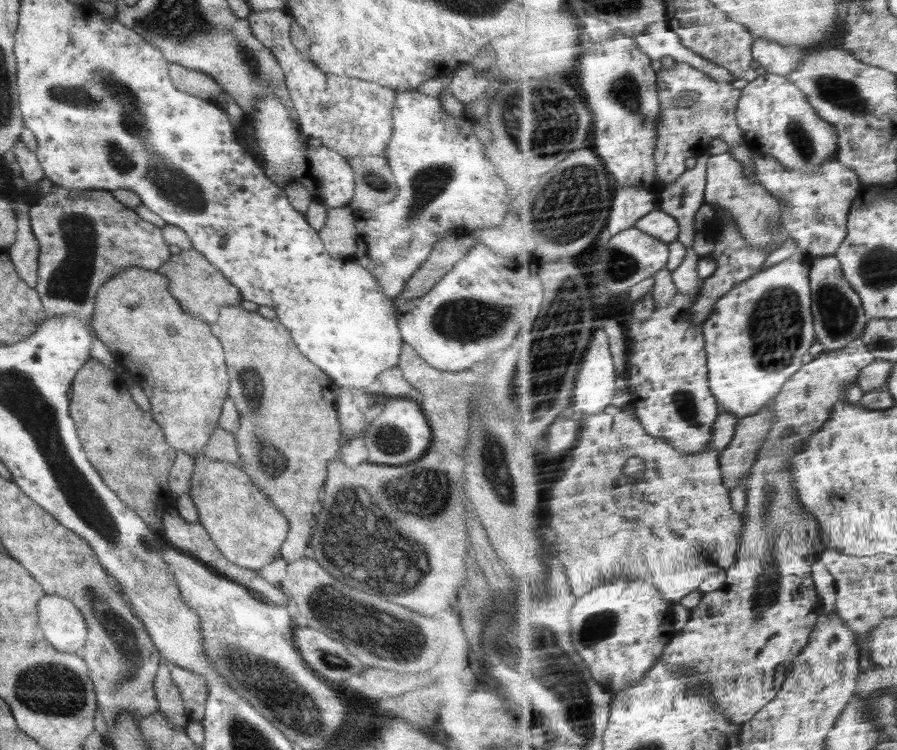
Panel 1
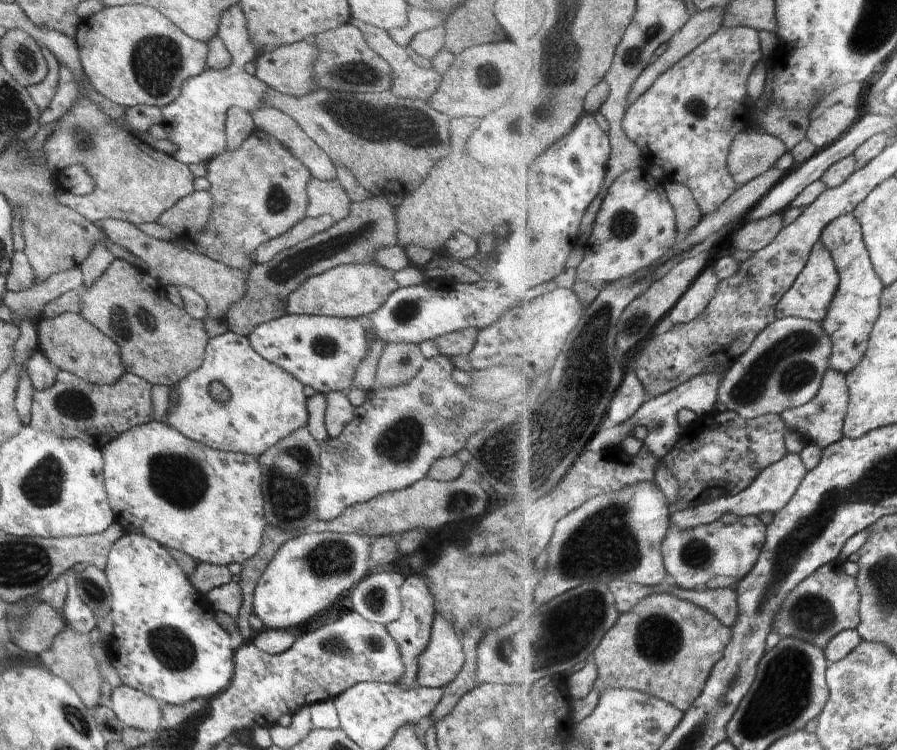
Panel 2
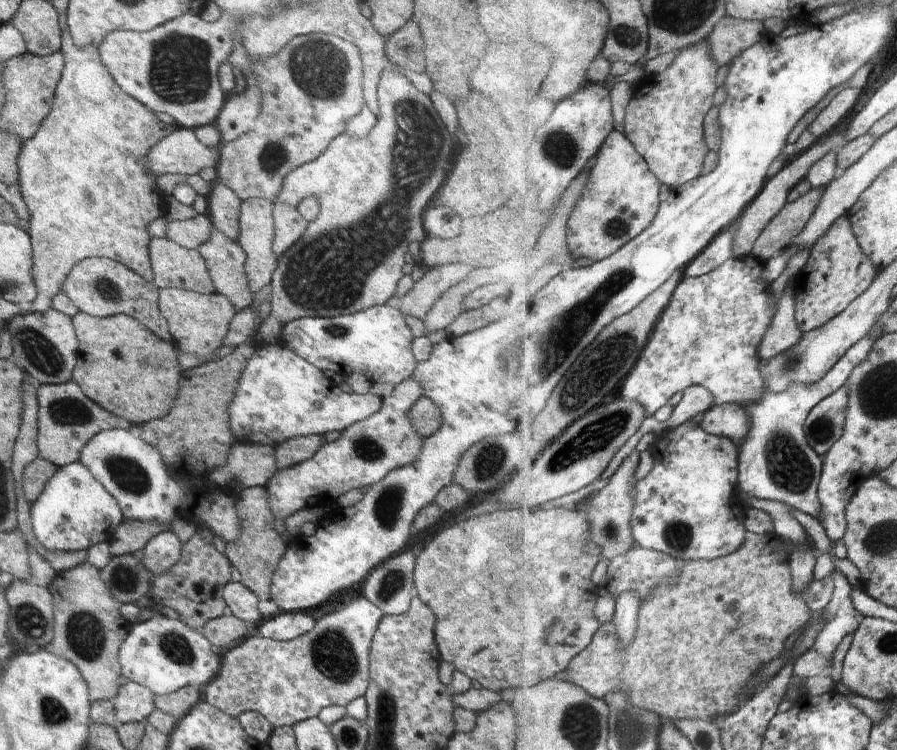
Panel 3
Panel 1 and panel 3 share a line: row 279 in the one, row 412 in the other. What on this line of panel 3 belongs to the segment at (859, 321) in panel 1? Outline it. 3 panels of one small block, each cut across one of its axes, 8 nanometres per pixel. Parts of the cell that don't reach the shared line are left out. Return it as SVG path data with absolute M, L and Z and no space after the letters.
M848 385L825 398L812 410L806 423L810 444L816 452L826 458L831 448L842 440L846 432L850 408L850 388Z

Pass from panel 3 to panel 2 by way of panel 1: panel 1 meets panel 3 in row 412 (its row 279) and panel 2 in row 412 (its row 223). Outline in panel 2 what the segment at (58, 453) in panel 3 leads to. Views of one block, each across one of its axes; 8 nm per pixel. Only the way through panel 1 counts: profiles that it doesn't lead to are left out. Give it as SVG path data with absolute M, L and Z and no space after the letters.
M57 370L54 386L34 391L30 428L54 434L56 438L76 439L101 449L123 432L155 421L152 384L132 373L126 373L112 386L90 384L71 372Z

